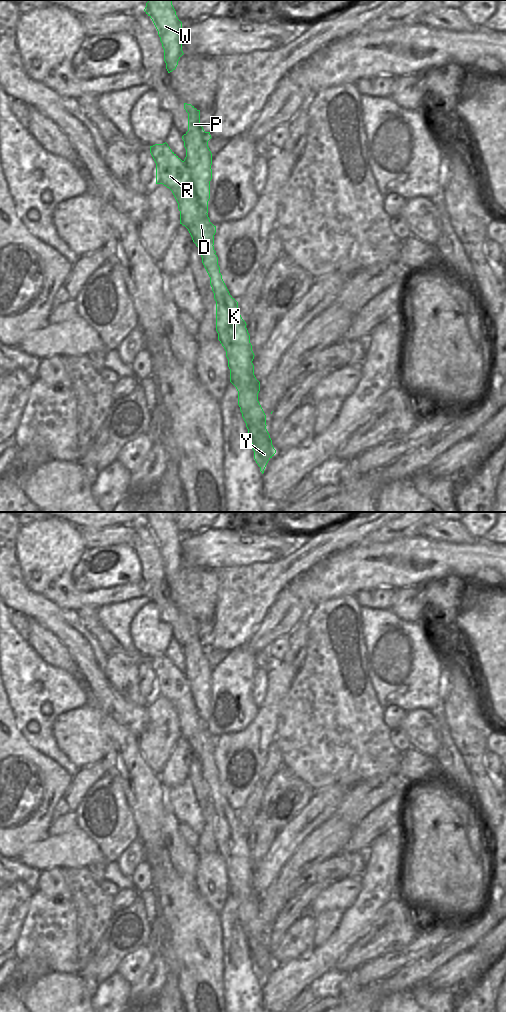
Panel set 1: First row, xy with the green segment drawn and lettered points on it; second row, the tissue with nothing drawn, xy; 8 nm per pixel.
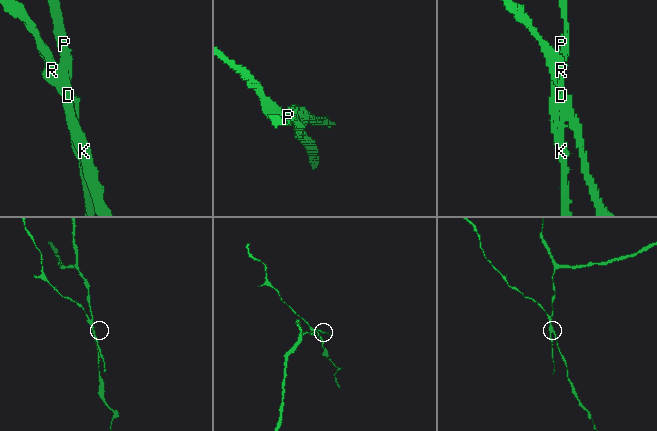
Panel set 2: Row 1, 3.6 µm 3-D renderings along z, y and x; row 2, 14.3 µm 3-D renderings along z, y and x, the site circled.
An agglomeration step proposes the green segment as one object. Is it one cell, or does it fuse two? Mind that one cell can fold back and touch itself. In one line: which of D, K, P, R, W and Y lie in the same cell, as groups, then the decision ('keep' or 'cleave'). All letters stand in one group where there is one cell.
D R / K P W Y | cleave

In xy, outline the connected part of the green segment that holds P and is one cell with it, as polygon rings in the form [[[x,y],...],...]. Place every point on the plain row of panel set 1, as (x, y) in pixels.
[[[184,615],[184,621],[188,625],[188,643],[182,648],[186,661],[184,674],[190,683],[200,719],[208,725],[212,691],[212,665],[208,653],[212,649],[200,635],[200,622],[187,615]]]

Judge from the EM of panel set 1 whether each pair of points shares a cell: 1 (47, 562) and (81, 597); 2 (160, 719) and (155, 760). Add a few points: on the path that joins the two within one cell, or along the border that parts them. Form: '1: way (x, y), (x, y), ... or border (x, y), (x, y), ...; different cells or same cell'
1: way (52, 572), (71, 590); same cell
2: way (160, 729), (156, 750); same cell

